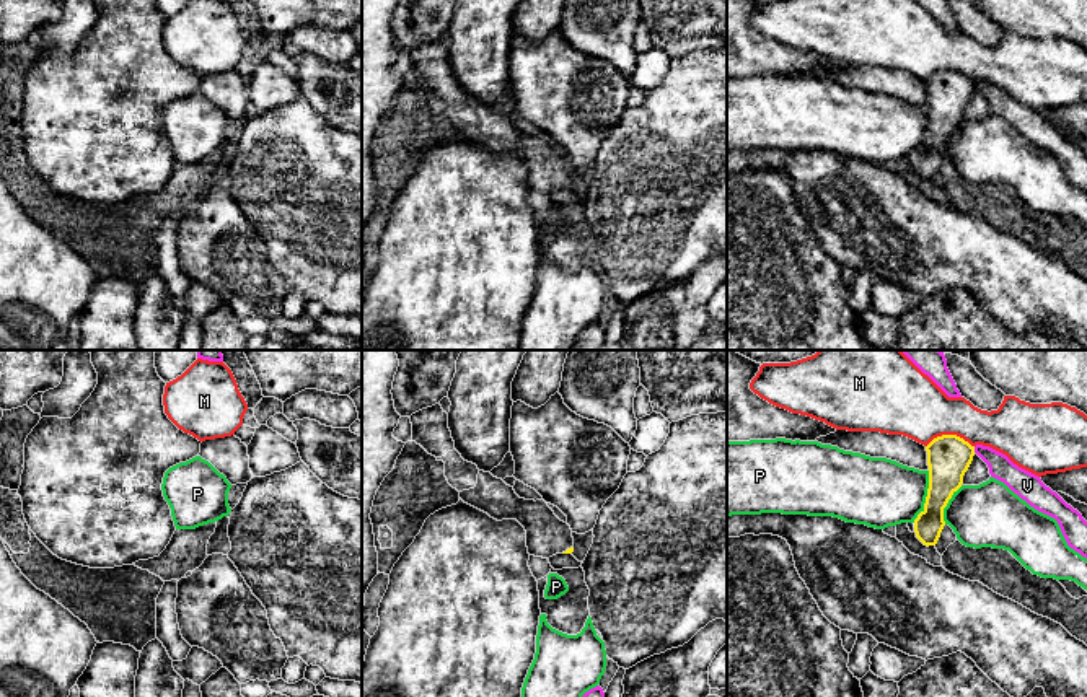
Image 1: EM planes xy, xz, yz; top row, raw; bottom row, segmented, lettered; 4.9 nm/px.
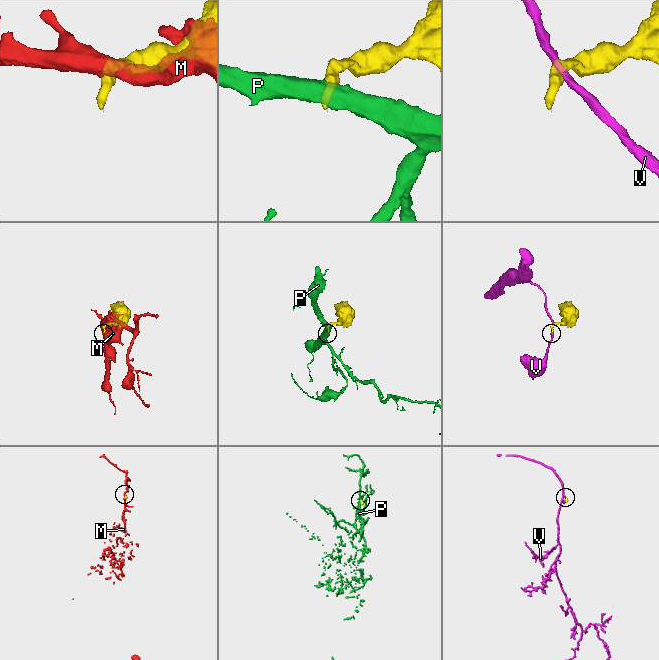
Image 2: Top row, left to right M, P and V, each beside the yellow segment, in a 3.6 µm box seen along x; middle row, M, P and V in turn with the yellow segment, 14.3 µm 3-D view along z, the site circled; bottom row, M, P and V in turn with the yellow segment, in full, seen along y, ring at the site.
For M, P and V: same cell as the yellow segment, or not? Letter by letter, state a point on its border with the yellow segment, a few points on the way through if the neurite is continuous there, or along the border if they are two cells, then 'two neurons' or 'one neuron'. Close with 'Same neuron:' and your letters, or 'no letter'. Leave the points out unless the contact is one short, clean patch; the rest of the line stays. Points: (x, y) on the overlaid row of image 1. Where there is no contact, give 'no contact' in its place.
M: yz (949, 435) | two neurons
P: yz (926, 497) | two neurons
V: yz (973, 450) | along yz (973, 447), (975, 451) | two neurons
Same neuron: no letter

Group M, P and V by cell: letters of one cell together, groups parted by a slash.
M / P / V

